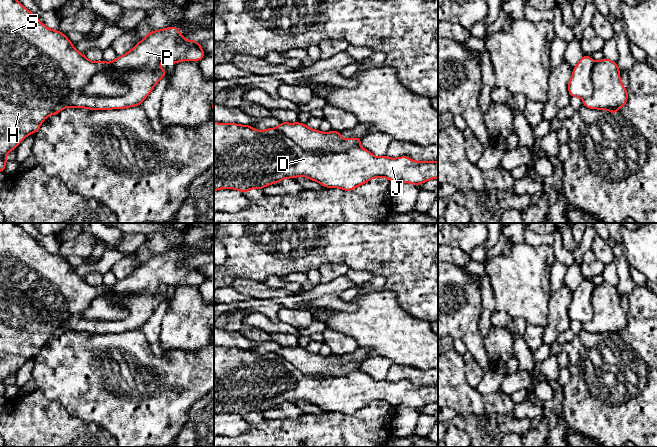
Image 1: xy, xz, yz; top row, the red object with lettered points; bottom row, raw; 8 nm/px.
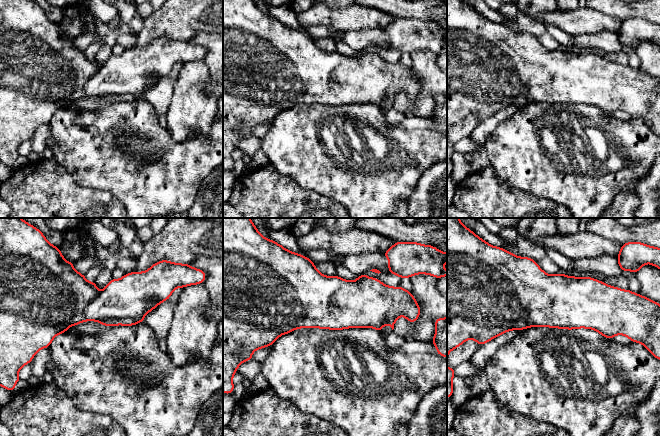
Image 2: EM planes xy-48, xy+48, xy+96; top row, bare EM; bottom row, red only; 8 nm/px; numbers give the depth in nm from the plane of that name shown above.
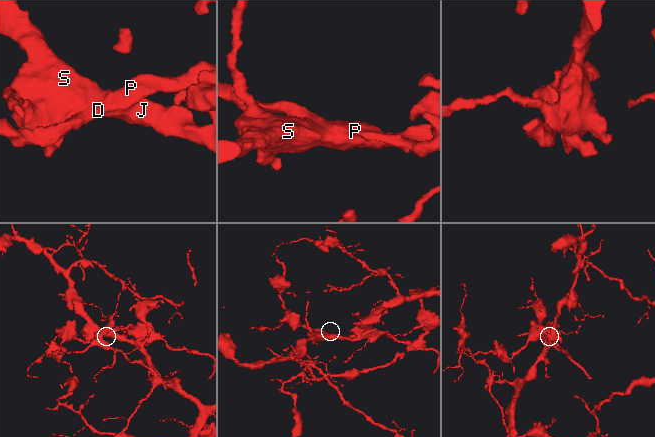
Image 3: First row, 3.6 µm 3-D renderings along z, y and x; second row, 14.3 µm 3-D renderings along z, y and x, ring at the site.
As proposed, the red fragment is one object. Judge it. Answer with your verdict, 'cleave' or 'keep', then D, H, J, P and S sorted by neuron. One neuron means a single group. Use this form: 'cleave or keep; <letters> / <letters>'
cleave; D H J S / P

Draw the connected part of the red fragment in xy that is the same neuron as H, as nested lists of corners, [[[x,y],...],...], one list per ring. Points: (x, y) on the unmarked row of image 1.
[[[0,223],[0,396],[5,394],[6,378],[14,374],[29,358],[36,357],[49,339],[55,339],[67,331],[105,335],[140,330],[159,304],[167,299],[164,293],[152,295],[149,291],[143,291],[122,300],[122,305],[128,310],[128,315],[123,319],[89,320],[86,310],[98,296],[107,294],[107,288],[104,284],[88,284],[74,272],[66,259],[45,250],[16,223]]]

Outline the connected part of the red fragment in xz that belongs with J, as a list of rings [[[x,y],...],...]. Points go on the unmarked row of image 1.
[[[214,346],[214,415],[228,412],[245,417],[298,400],[317,405],[326,412],[345,415],[351,415],[372,402],[388,402],[394,408],[417,410],[438,402],[438,385],[414,385],[406,380],[377,381],[360,370],[336,377],[317,377],[304,374],[277,352],[259,355],[250,349]]]

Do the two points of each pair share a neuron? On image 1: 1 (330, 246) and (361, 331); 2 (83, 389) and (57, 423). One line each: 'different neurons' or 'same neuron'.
1: different neurons
2: different neurons

